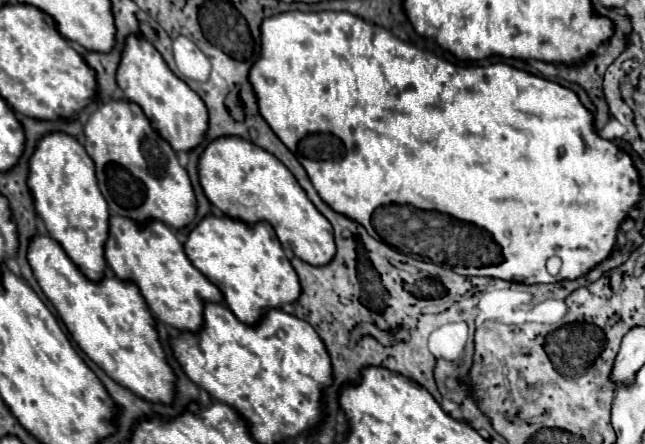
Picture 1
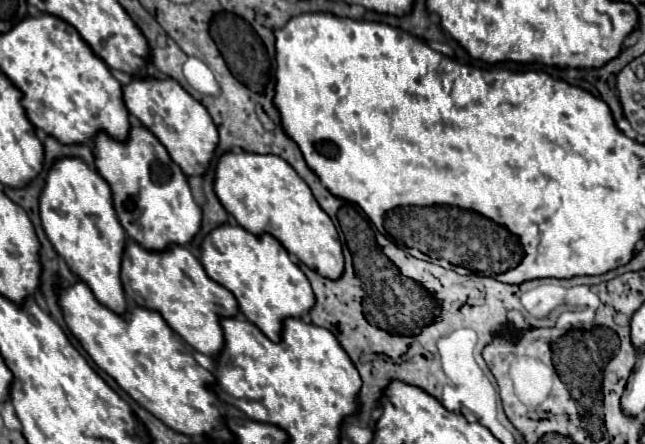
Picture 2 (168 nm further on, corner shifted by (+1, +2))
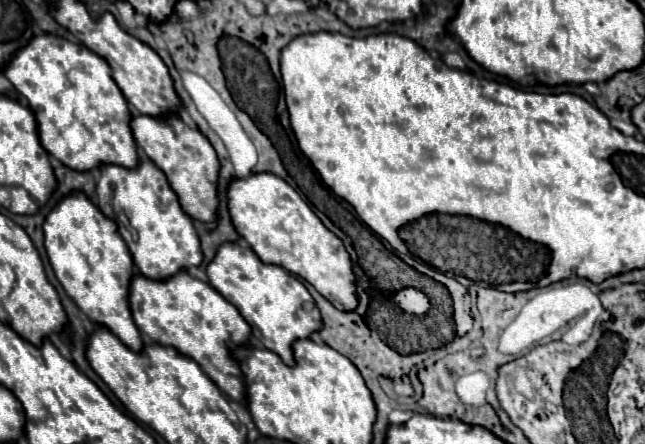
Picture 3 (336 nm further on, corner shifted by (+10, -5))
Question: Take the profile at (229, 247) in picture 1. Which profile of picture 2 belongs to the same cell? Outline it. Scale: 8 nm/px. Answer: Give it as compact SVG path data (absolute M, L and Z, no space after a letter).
M227 223L205 237L201 251L201 265L207 275L227 287L237 297L241 313L275 343L281 341L283 321L287 317L299 319L315 305L315 293L309 279L299 265L289 259L285 247L269 233L255 237L243 227Z

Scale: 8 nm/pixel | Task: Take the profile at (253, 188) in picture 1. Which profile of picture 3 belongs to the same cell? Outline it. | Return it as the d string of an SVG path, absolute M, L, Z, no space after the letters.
M272 172L250 174L248 178L232 178L228 186L228 212L236 232L250 244L258 258L266 264L278 264L310 282L338 310L354 310L356 286L350 256L344 244L320 222L312 208Z

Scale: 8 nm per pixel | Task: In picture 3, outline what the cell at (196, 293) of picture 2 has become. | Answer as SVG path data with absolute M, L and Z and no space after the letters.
M180 270L166 280L150 280L136 274L130 280L130 308L136 326L150 342L172 346L182 356L192 358L224 394L244 404L242 372L232 358L232 350L240 344L248 344L250 326L208 282L192 278L186 270Z

